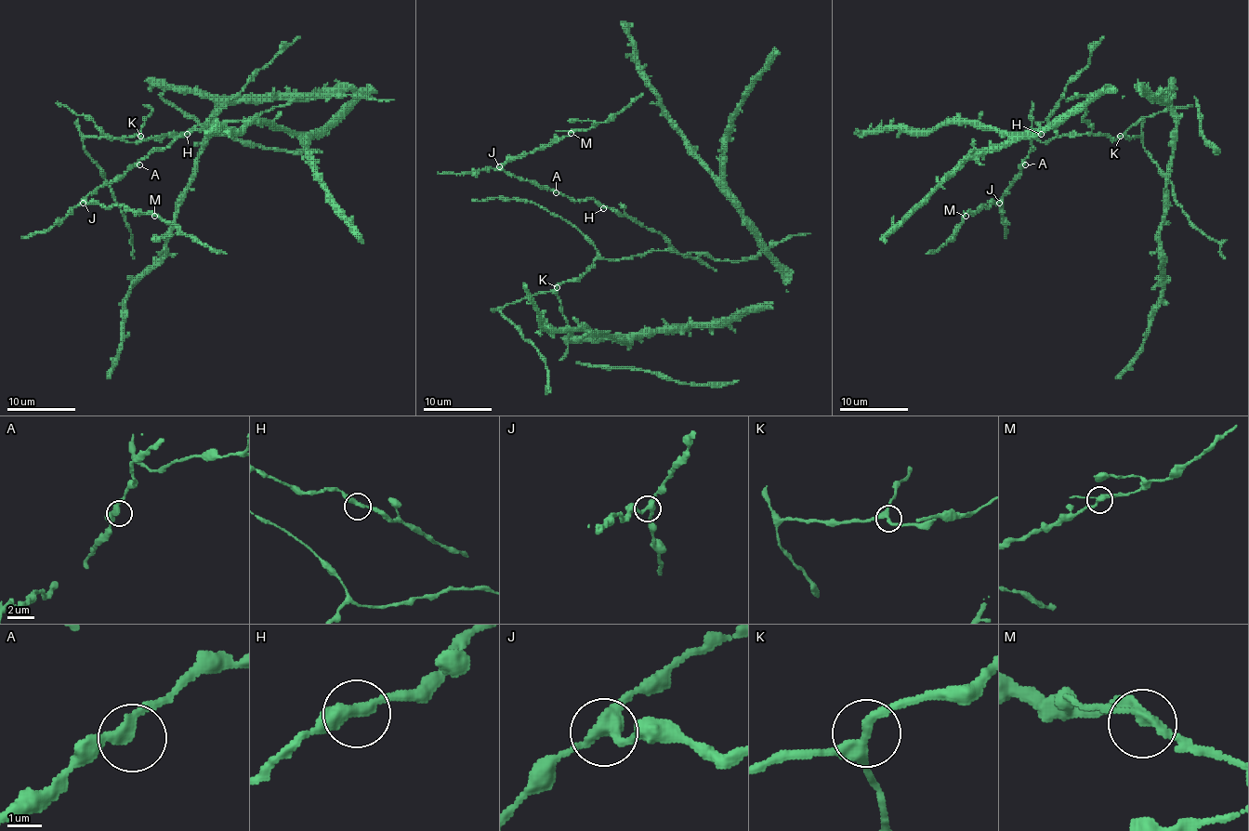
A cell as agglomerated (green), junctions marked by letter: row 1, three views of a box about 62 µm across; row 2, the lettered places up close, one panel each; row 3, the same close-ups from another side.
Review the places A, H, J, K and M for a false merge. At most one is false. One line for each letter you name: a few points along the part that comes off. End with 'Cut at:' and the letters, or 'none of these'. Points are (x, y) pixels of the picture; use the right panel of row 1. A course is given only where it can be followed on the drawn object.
Cut at: none of these

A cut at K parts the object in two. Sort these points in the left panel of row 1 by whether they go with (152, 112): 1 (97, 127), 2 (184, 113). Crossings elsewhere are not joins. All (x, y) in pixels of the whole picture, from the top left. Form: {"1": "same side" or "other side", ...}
{"1": "other side", "2": "same side"}

